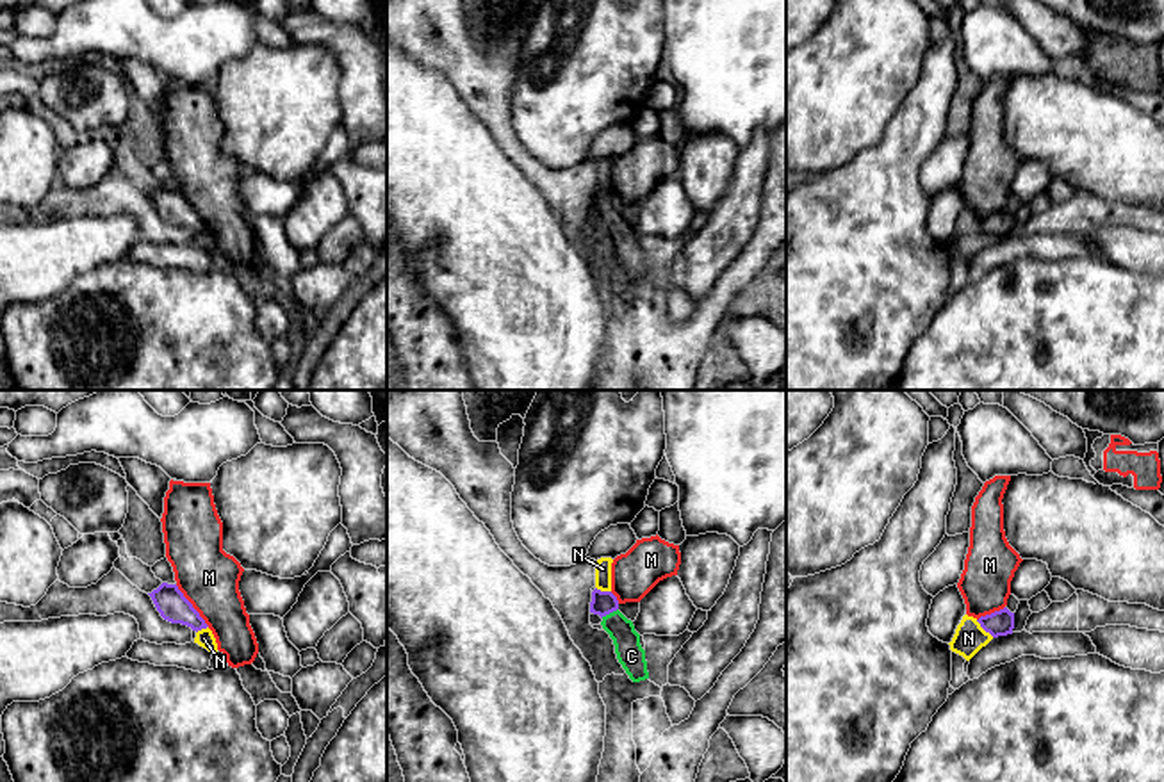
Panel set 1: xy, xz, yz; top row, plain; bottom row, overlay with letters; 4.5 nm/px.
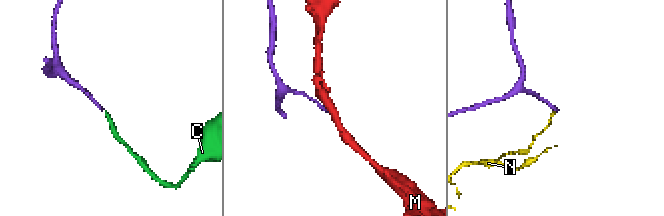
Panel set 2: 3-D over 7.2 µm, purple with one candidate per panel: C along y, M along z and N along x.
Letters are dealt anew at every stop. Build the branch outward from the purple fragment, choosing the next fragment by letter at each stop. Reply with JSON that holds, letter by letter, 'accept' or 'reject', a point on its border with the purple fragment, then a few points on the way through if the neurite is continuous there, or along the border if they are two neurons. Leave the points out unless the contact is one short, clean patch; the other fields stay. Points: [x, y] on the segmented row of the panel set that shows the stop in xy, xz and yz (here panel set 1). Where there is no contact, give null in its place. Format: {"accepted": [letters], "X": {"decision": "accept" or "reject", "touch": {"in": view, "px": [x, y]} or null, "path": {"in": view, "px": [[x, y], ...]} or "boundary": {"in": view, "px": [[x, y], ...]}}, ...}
{"accepted": ["C"], "C": {"decision": "accept", "touch": {"in": "xz", "px": [608, 613]}, "path": {"in": "xz", "px": [[603, 602], [608, 613], [621, 629], [631, 656]]}}, "M": {"decision": "reject", "touch": {"in": "xy", "px": [191, 606]}, "boundary": {"in": "xy", "px": [[175, 585], [209, 626]]}}, "N": {"decision": "reject", "touch": {"in": "yz", "px": [984, 629]}, "boundary": {"in": "yz", "px": [[975, 620], [993, 636]]}}}

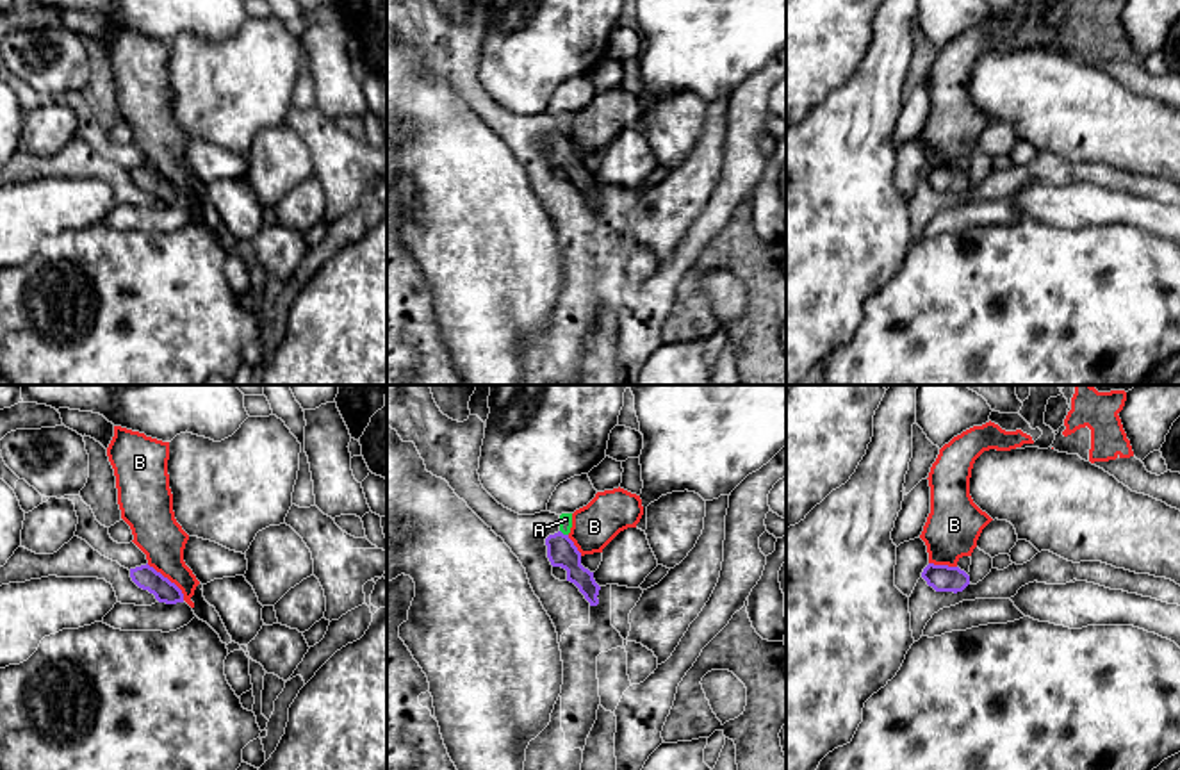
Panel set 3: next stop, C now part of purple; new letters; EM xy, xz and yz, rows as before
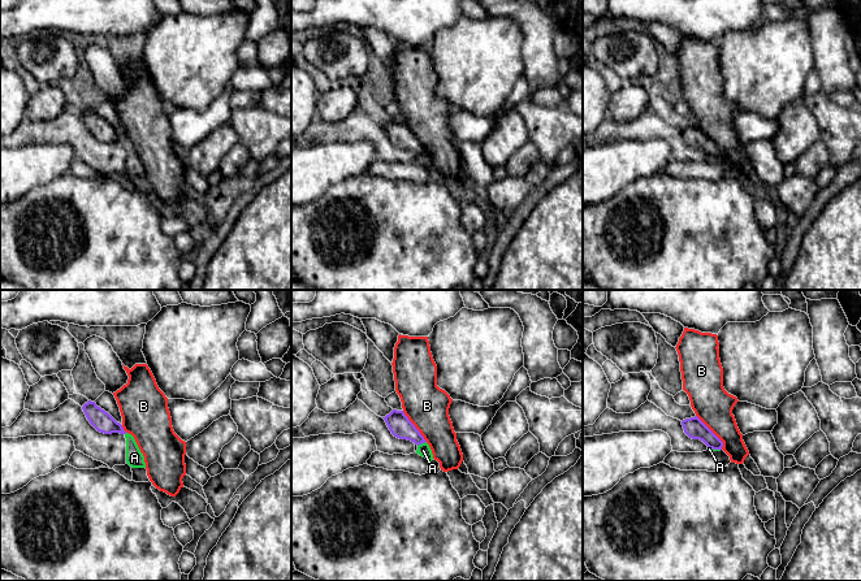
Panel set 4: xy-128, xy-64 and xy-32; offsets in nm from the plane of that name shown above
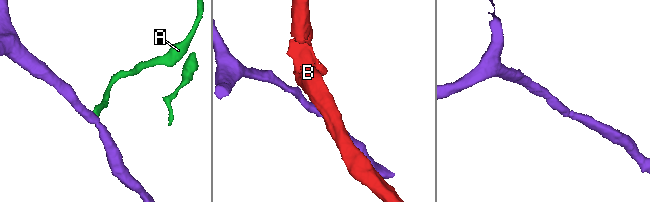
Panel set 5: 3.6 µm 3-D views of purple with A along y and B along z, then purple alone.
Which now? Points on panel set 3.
{"accepted": [], "A": {"decision": "reject", "touch": {"in": "xz", "px": [562, 533]}, "boundary": {"in": "xz", "px": [[560, 530], [567, 535]]}}, "B": {"decision": "reject", "touch": {"in": "xy", "px": [166, 578]}}}

